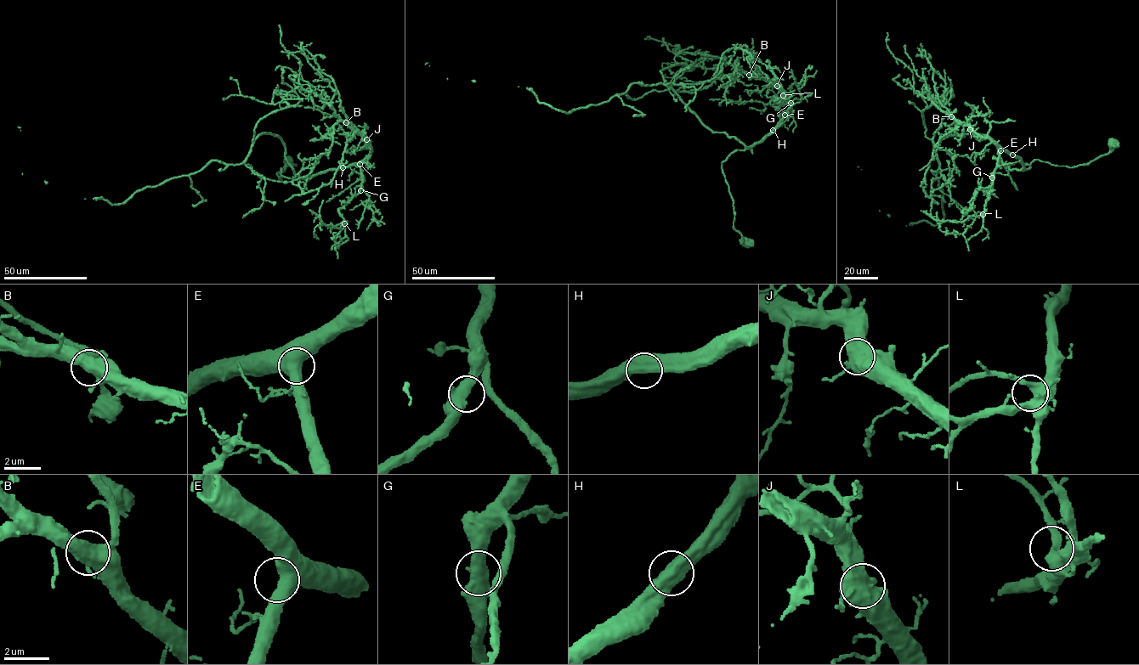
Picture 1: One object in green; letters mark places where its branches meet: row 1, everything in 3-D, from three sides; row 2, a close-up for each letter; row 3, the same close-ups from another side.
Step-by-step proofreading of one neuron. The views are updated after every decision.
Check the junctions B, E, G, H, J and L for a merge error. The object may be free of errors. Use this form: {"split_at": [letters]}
{"split_at": []}

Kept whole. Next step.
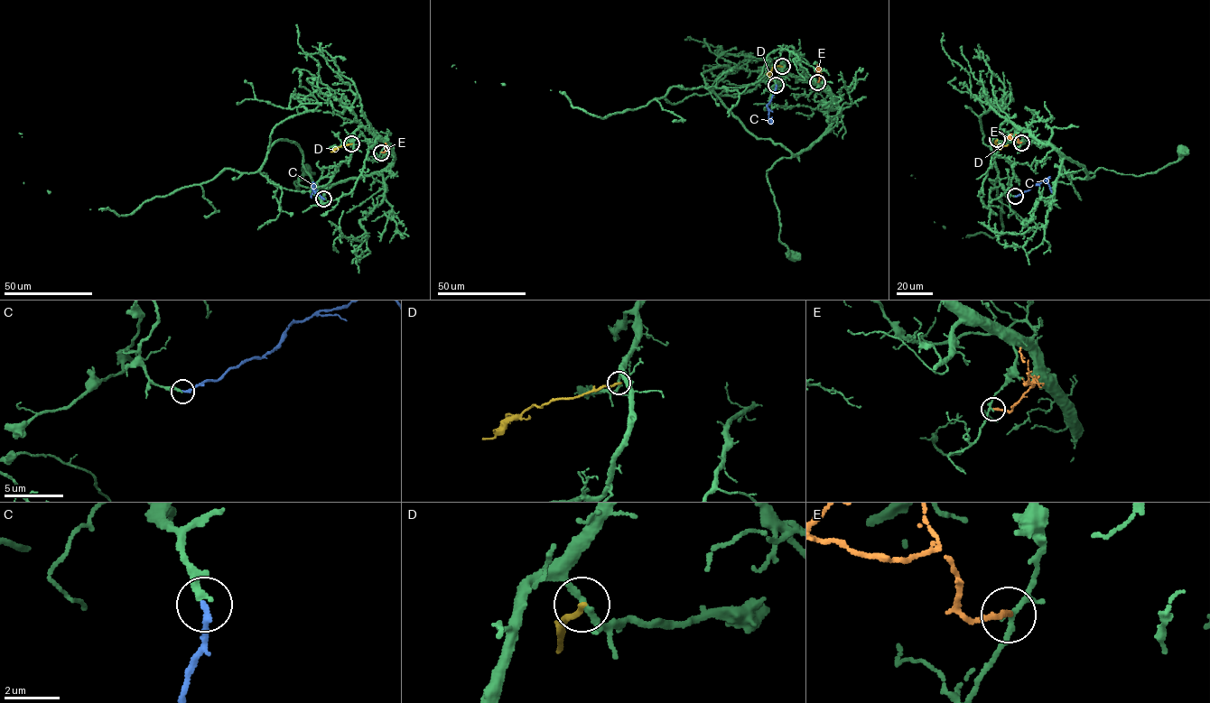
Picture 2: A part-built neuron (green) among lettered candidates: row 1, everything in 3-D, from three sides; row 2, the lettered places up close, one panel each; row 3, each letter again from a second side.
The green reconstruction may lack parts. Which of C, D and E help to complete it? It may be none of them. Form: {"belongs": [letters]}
{"belongs": ["C"]}

